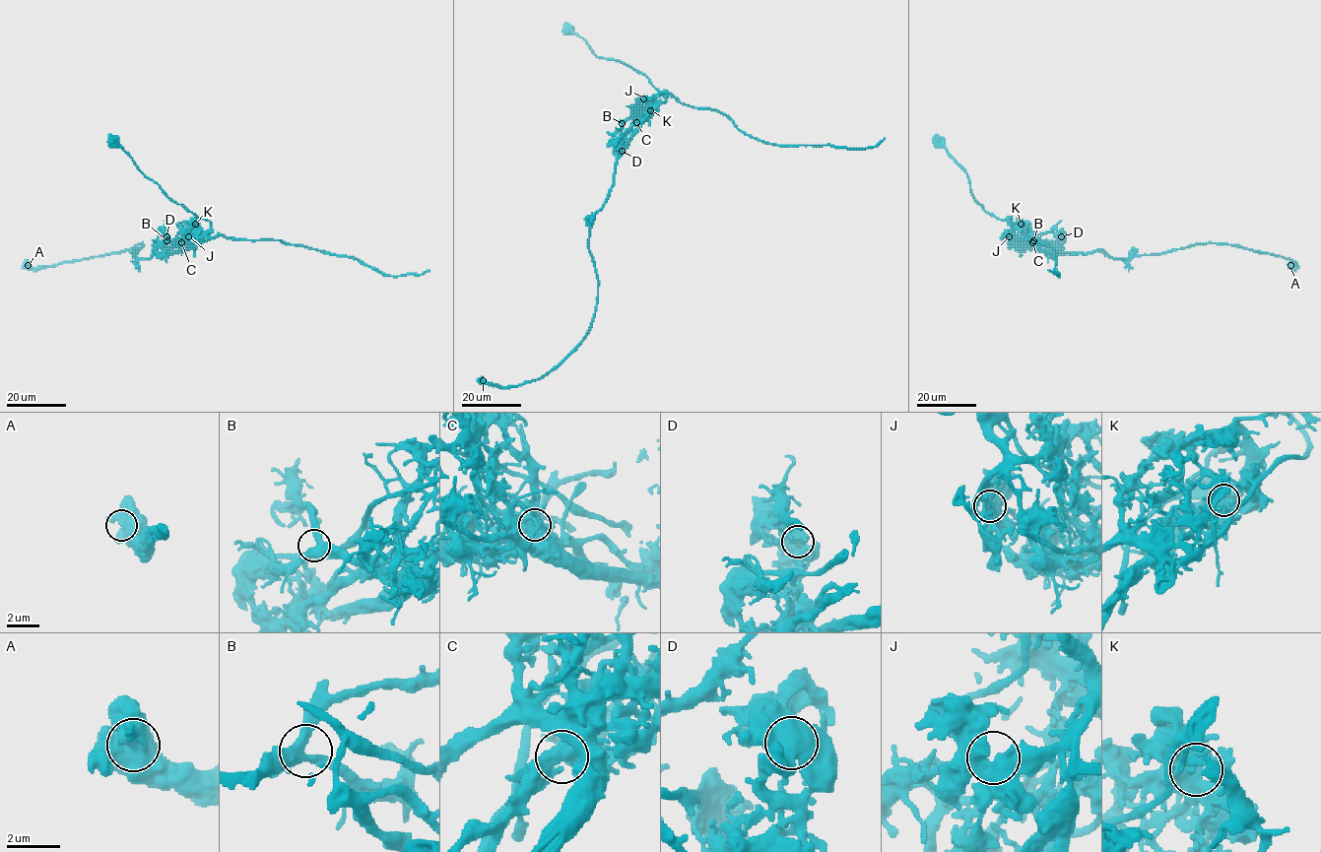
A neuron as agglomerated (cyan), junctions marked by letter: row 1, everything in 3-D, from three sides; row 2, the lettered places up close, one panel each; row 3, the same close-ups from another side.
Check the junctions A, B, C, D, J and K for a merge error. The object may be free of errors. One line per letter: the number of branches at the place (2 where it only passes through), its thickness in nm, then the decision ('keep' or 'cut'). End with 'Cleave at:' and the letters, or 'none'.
A: 1 | 1000 nm | keep
B: 4 | 420 nm | keep
C: 3 | 600 nm | cut
D: 3 | 600 nm | keep
J: 2 | 600 nm | keep
K: 3 | 600 nm | keep
Cleave at: C

